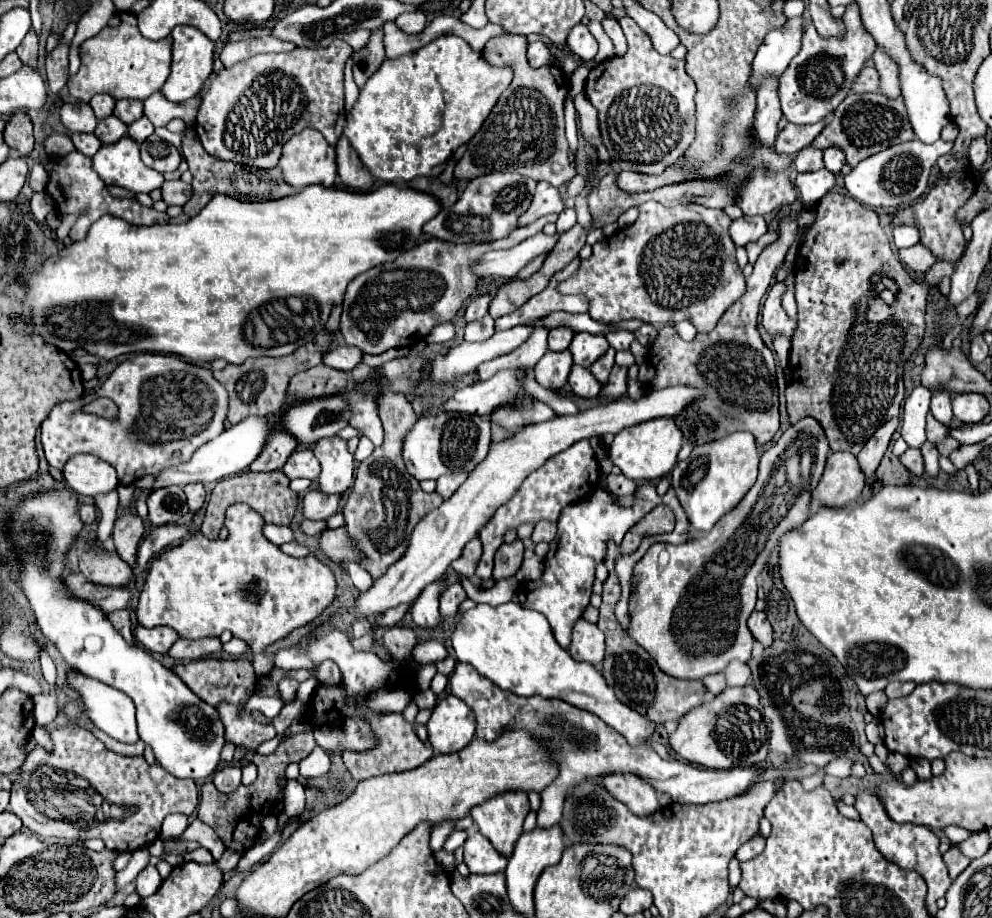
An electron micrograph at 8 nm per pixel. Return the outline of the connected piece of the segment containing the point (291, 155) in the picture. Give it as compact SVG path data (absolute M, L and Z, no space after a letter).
M306 129L306 131L294 135L290 141L286 141L286 145L282 149L282 157L278 161L278 167L280 167L282 175L286 177L286 183L290 183L290 187L294 187L294 191L300 191L312 183L332 187L336 181L334 147L328 145L326 139L318 131L312 131L312 129Z

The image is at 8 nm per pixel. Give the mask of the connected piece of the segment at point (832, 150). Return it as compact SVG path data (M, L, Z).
M828 147L828 149L824 149L824 165L826 165L826 169L840 173L840 169L846 165L846 155L842 151L838 151L836 147Z

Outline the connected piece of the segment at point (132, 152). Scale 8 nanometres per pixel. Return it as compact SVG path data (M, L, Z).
M122 137L112 145L102 145L92 157L92 163L106 185L118 185L132 193L150 193L164 181L158 171L142 163L138 143L130 137Z

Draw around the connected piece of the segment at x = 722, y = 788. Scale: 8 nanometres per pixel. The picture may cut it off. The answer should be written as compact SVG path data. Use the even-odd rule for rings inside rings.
M456 663L456 669L450 679L452 693L466 701L468 707L476 715L476 739L494 741L504 731L524 729L528 731L554 759L558 767L558 777L540 793L540 809L538 809L538 827L552 827L562 817L562 807L566 795L582 783L590 779L598 779L612 773L634 773L646 783L650 783L658 795L670 795L674 803L712 803L736 797L742 793L758 775L762 767L734 767L734 769L702 769L684 761L664 761L650 747L632 747L626 743L622 735L618 735L610 725L606 725L598 715L590 711L578 709L560 699L542 699L534 697L518 697L510 691L502 691L490 679L478 675L474 667L468 663Z

